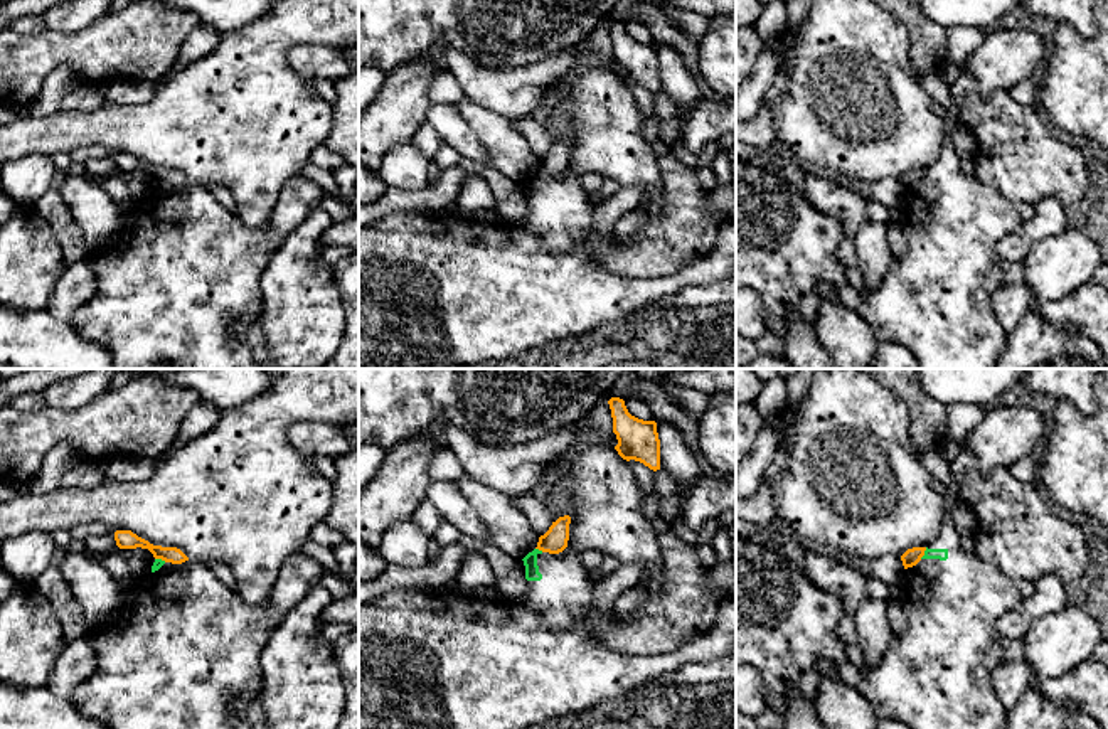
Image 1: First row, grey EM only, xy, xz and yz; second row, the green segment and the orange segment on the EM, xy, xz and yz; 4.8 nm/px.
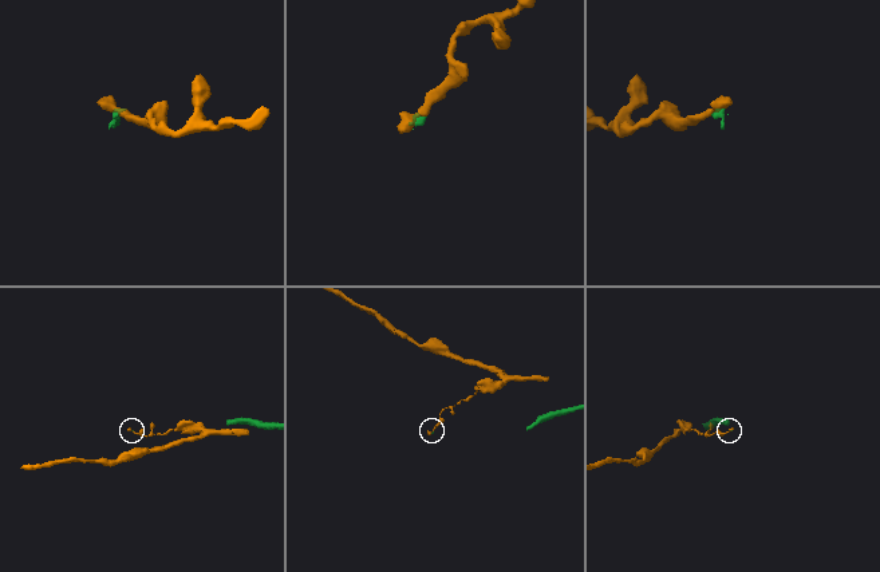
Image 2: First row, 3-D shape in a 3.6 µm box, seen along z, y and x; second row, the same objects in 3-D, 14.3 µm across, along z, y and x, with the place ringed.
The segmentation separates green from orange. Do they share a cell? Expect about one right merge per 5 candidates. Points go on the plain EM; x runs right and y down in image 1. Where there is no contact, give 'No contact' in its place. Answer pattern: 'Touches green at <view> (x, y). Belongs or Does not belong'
Touches green at yz (925, 175). Does not belong

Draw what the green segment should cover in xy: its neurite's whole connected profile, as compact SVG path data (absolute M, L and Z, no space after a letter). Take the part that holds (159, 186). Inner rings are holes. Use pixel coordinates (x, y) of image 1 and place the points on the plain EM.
M301 175L293 177L280 194L271 221L263 227L248 227L234 212L227 210L207 187L190 182L182 187L155 182L150 200L143 205L131 207L121 219L115 237L101 249L88 256L94 271L96 288L93 298L71 318L72 327L83 338L103 345L111 354L115 369L258 369L253 349L249 345L249 327L264 310L261 276L271 258L283 246L285 239L308 217L315 207L320 205L323 195L325 189L320 182L308 180Z

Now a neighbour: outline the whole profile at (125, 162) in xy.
M116 153L115 163L120 172L136 172L136 170L148 172L155 182L162 182L165 185L182 187L189 184L189 180L180 172L153 168L148 163L133 157L131 153Z

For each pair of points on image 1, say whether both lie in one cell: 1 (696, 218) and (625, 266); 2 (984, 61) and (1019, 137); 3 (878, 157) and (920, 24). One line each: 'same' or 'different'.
1: same
2: different
3: different

